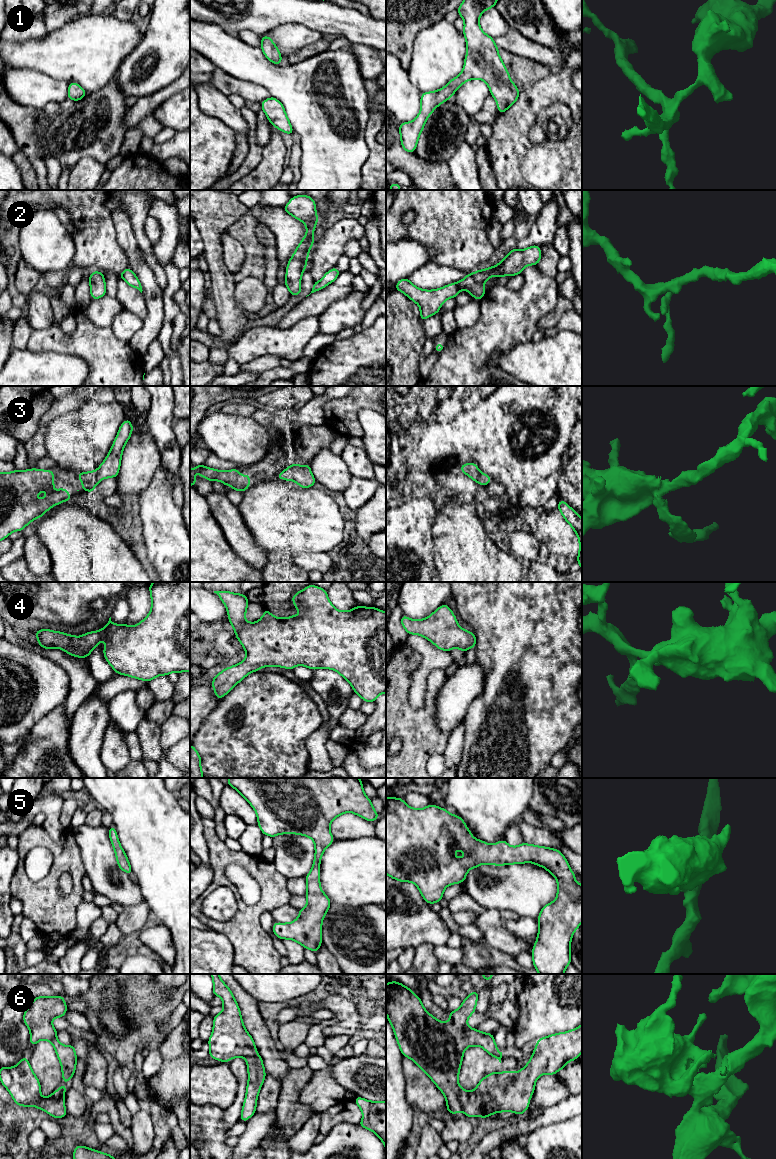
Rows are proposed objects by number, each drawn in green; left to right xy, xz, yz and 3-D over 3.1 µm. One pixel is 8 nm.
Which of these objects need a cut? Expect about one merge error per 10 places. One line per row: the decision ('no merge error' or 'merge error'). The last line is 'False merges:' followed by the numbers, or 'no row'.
1: no merge error
2: no merge error
3: no merge error
4: no merge error
5: no merge error
6: no merge error
False merges: no row

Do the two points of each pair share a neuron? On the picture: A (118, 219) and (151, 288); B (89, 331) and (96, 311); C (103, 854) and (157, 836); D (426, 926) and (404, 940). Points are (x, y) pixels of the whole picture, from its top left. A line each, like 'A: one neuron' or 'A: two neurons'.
A: one neuron
B: two neurons
C: two neurons
D: one neuron

